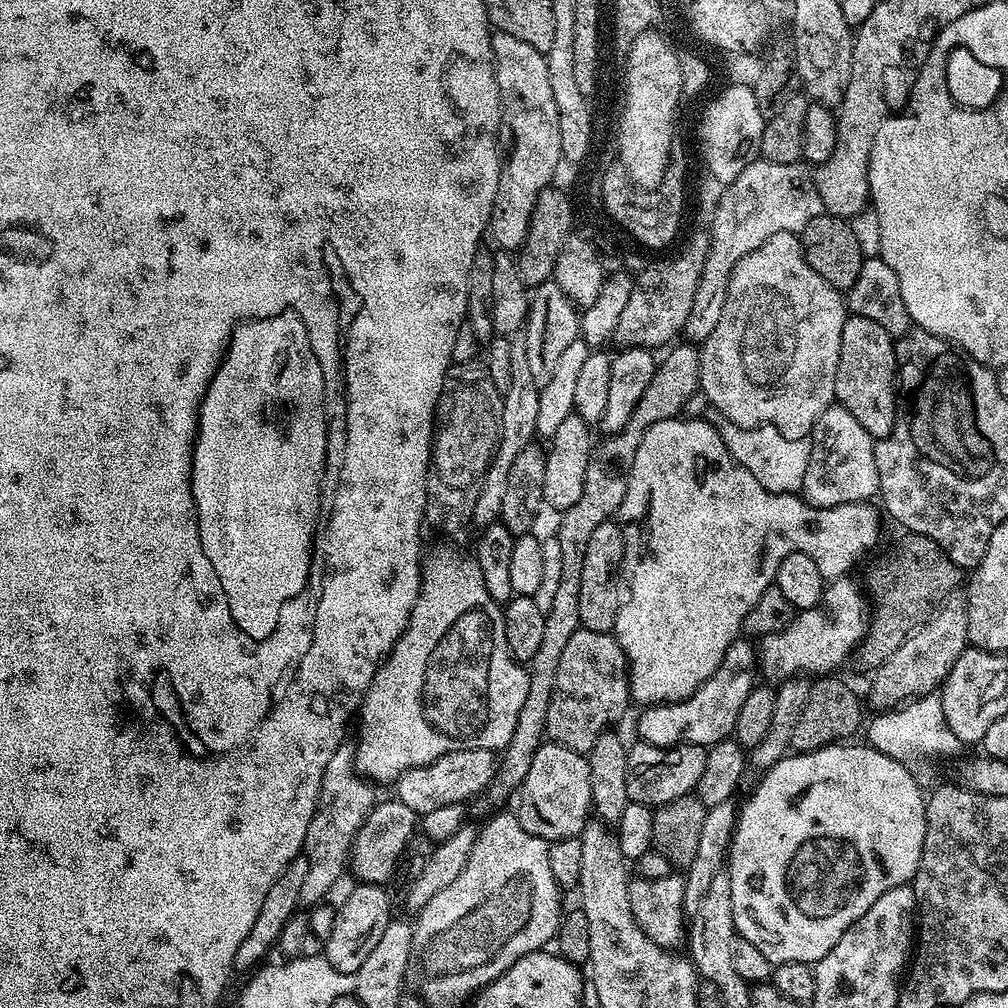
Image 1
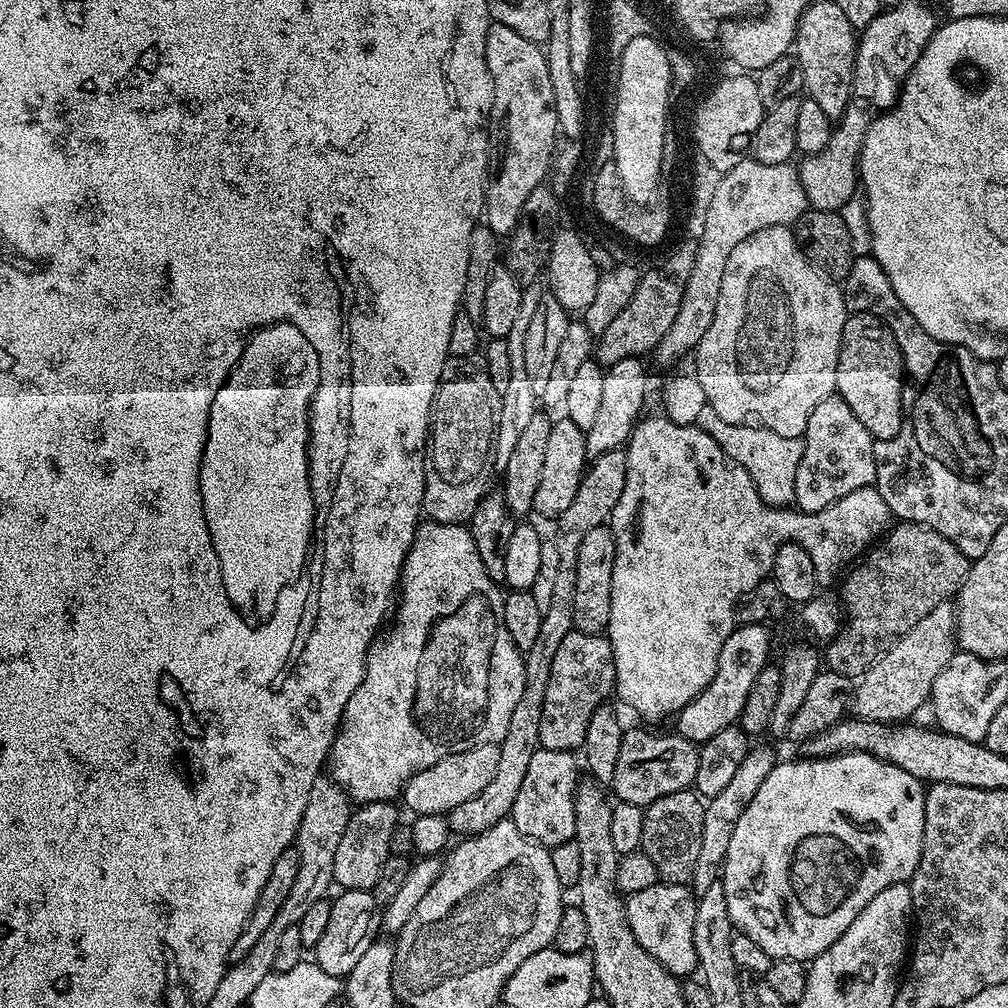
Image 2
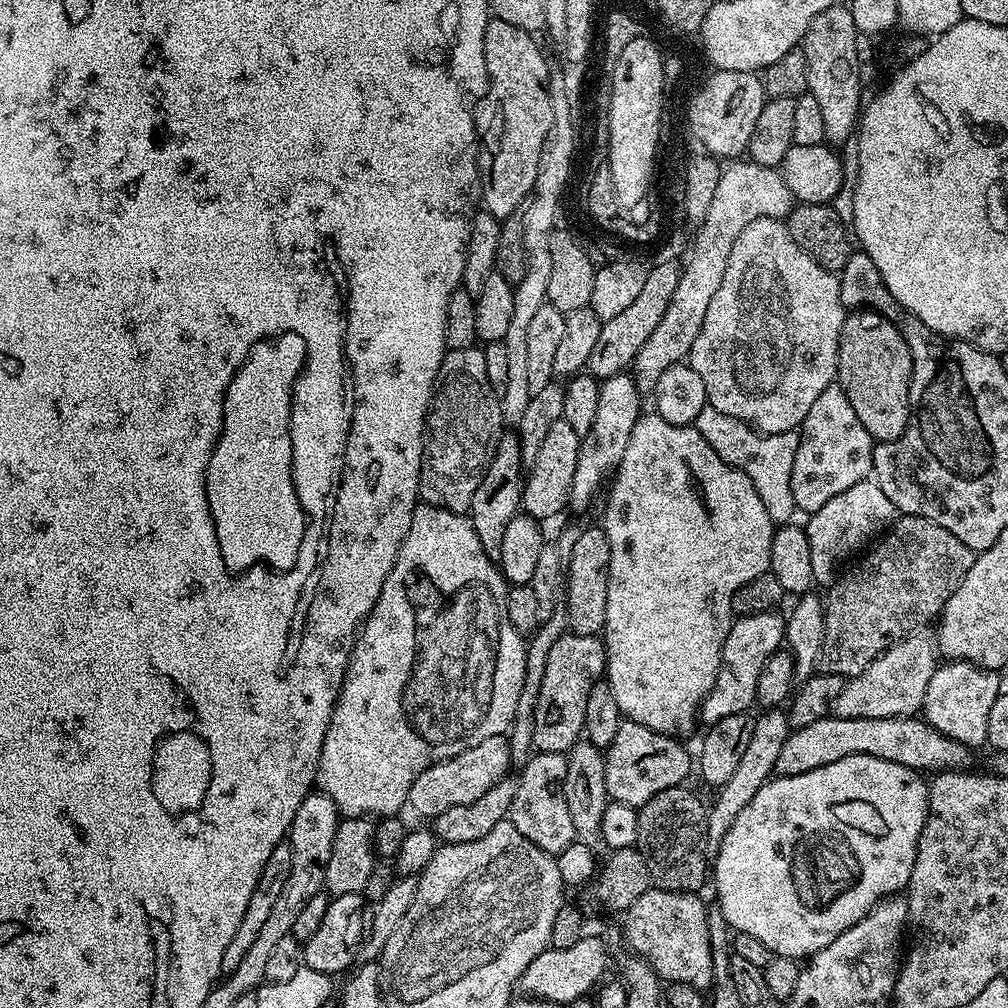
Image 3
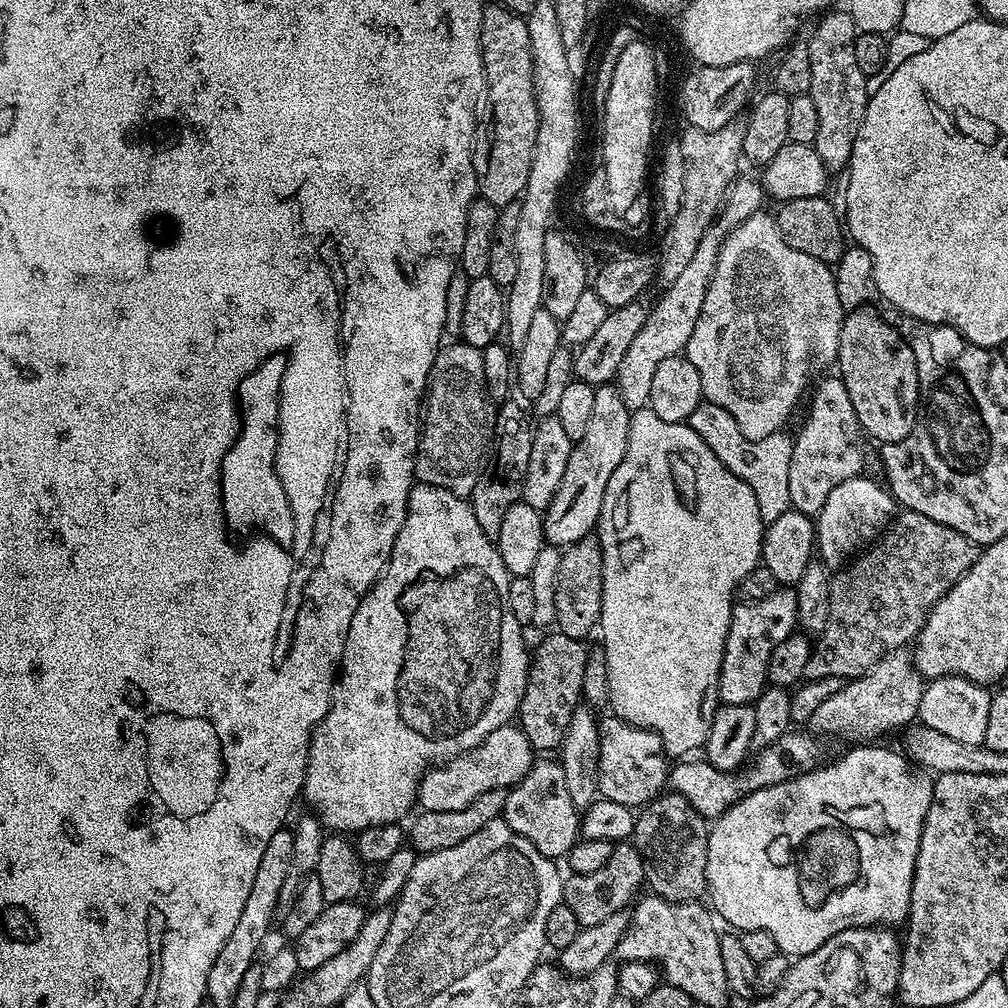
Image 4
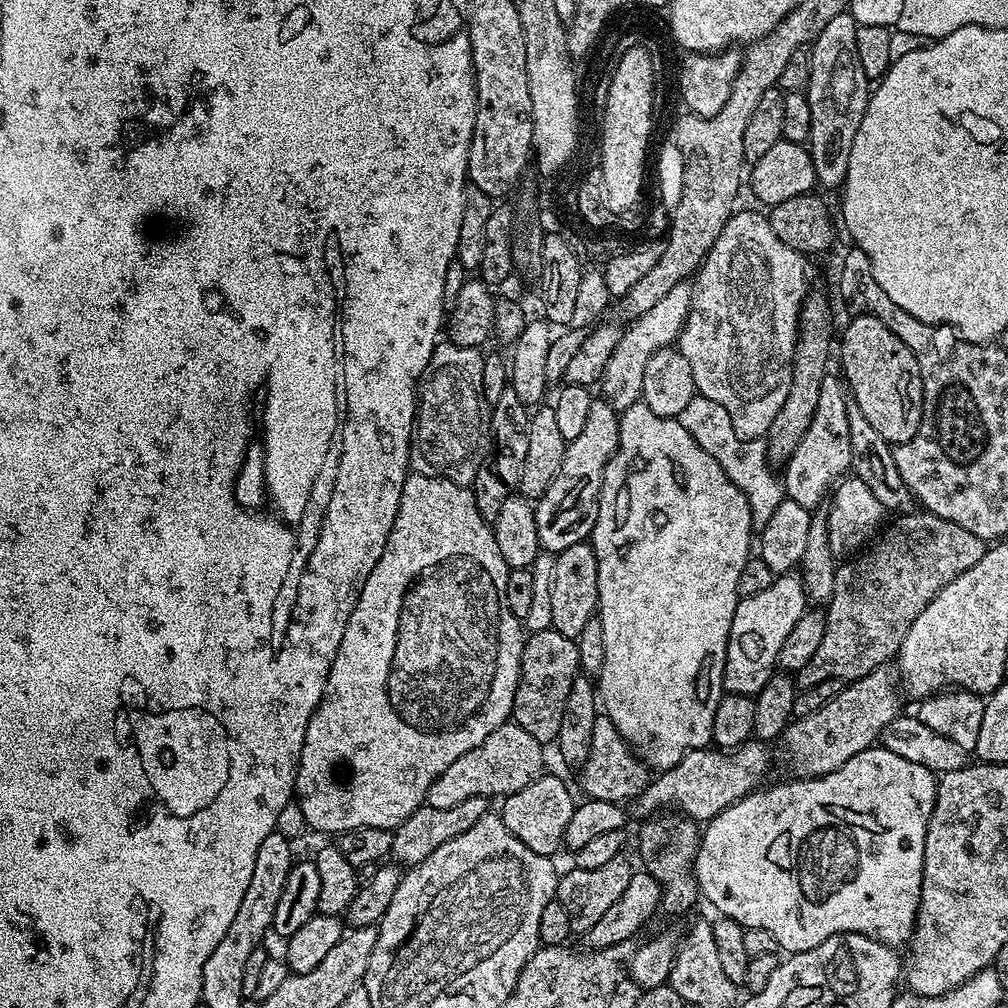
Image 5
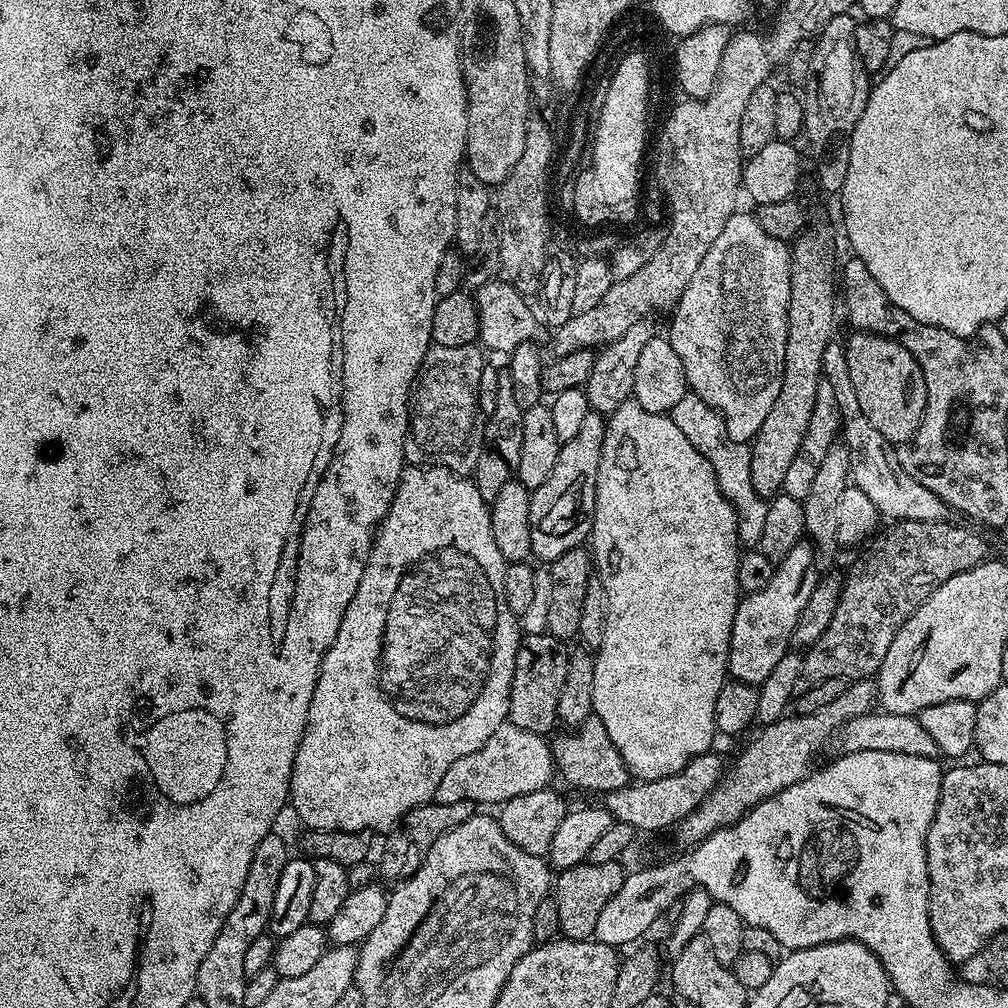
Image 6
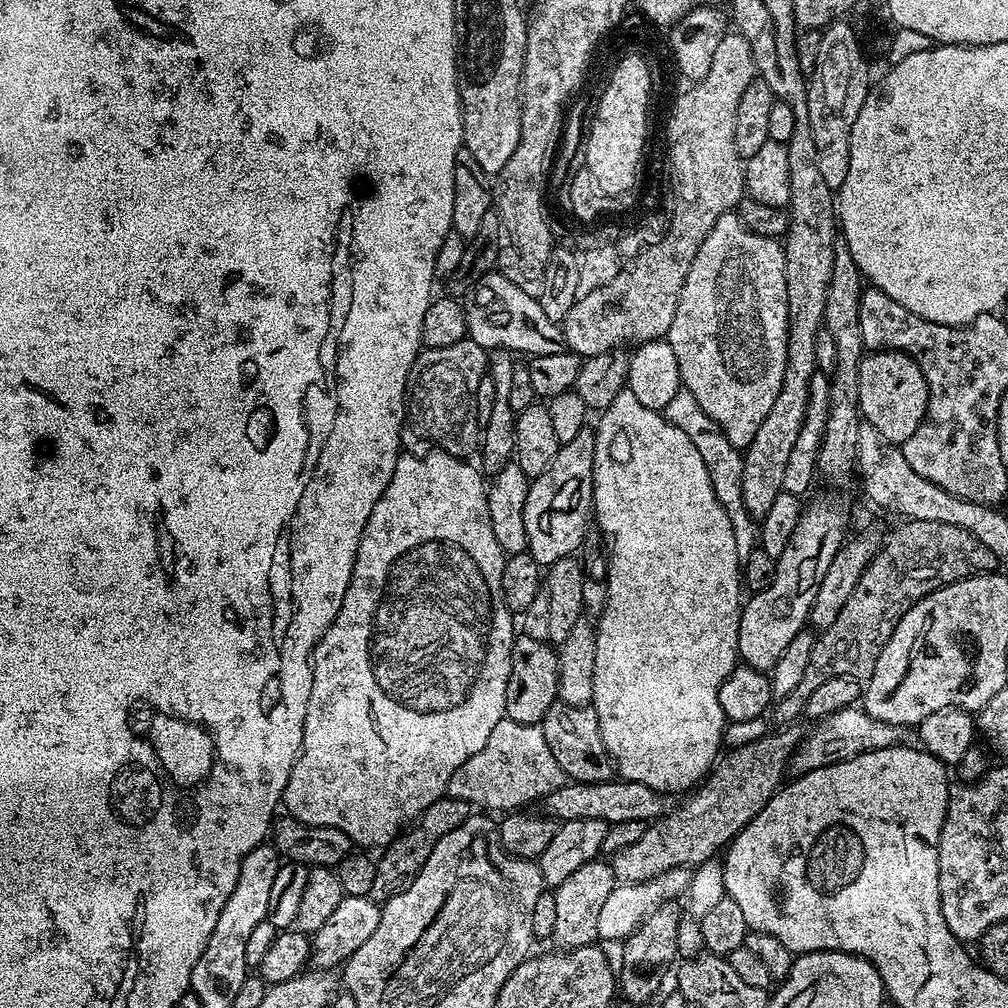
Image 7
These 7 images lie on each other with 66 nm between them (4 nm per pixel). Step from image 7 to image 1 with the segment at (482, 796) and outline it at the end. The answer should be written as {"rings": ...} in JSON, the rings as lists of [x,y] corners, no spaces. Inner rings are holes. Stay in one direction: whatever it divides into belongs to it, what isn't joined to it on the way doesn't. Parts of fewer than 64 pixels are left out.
{"rings":[[[489,749],[458,750],[438,758],[432,764],[403,772],[394,782],[394,796],[402,802],[402,806],[410,806],[410,810],[417,814],[439,810],[441,806],[464,804],[468,799],[471,801],[479,797],[487,789],[492,783],[492,777],[496,775],[497,767],[497,757]]]}

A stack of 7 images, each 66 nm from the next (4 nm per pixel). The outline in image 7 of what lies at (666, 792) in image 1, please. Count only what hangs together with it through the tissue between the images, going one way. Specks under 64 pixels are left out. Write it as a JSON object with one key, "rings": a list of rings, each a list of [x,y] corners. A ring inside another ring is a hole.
{"rings":[[[559,702],[552,704],[542,721],[546,746],[554,754],[554,762],[562,766],[569,781],[577,780],[593,784],[613,779],[614,765],[602,742],[602,730],[598,730],[598,714],[591,706],[579,708]]]}

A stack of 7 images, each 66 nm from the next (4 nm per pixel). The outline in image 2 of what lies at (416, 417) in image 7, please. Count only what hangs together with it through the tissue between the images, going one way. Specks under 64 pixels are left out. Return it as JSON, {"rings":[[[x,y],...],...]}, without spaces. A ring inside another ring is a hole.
{"rings":[[[451,357],[442,366],[440,384],[436,387],[432,403],[430,421],[430,447],[424,462],[424,507],[423,515],[428,520],[437,520],[443,524],[467,525],[474,510],[480,505],[489,491],[488,479],[494,469],[494,449],[496,431],[500,417],[500,392],[494,390],[490,374],[479,359],[468,357]]]}

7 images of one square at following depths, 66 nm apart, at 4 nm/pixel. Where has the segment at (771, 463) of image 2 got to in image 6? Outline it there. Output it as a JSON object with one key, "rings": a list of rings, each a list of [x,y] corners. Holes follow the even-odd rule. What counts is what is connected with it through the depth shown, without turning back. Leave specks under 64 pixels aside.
{"rings":[[[691,390],[679,399],[670,415],[674,426],[678,426],[678,430],[682,430],[686,438],[690,438],[694,450],[698,450],[698,454],[702,454],[710,462],[718,486],[736,511],[741,545],[748,550],[755,549],[766,526],[768,500],[760,496],[758,490],[754,490],[754,478],[750,478],[751,447],[742,442],[734,442],[734,438],[730,438],[726,430],[726,422],[720,417],[720,413],[706,402],[702,402],[702,398],[695,396]]]}

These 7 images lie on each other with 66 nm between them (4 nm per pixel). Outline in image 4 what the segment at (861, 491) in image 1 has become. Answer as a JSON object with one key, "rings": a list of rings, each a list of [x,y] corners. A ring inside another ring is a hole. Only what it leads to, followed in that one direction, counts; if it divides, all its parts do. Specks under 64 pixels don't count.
{"rings":[[[839,375],[828,376],[820,385],[813,387],[810,392],[808,404],[808,417],[800,428],[800,433],[795,433],[790,454],[790,502],[795,511],[810,517],[817,517],[826,506],[830,494],[842,482],[861,475],[864,469],[864,443],[866,437],[863,428],[858,422],[858,414],[854,414],[854,402],[850,402],[850,393],[840,381]]]}

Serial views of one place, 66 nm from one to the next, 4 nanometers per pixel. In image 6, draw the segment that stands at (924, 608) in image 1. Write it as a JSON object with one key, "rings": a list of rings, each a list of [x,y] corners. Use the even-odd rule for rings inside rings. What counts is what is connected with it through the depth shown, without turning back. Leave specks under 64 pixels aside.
{"rings":[[[901,520],[893,523],[884,540],[878,541],[865,556],[860,556],[853,562],[848,577],[843,577],[838,610],[834,610],[834,618],[830,618],[826,634],[822,634],[822,638],[818,638],[818,642],[803,653],[804,665],[798,678],[797,693],[830,678],[855,682],[875,677],[882,666],[882,658],[886,658],[886,650],[890,650],[890,642],[894,642],[898,630],[908,621],[914,609],[934,590],[938,590],[938,586],[954,578],[954,574],[962,574],[989,559],[988,544],[978,533],[952,523],[948,520]]]}

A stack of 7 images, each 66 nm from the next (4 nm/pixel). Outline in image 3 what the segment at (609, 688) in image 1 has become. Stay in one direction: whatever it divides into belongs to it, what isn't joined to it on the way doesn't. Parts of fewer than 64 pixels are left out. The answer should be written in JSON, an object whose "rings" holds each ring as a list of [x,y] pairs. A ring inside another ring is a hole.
{"rings":[[[565,632],[546,657],[542,686],[538,689],[538,706],[534,706],[532,746],[536,752],[568,753],[585,735],[586,702],[591,687],[605,675],[608,659],[600,636],[583,636]]]}

